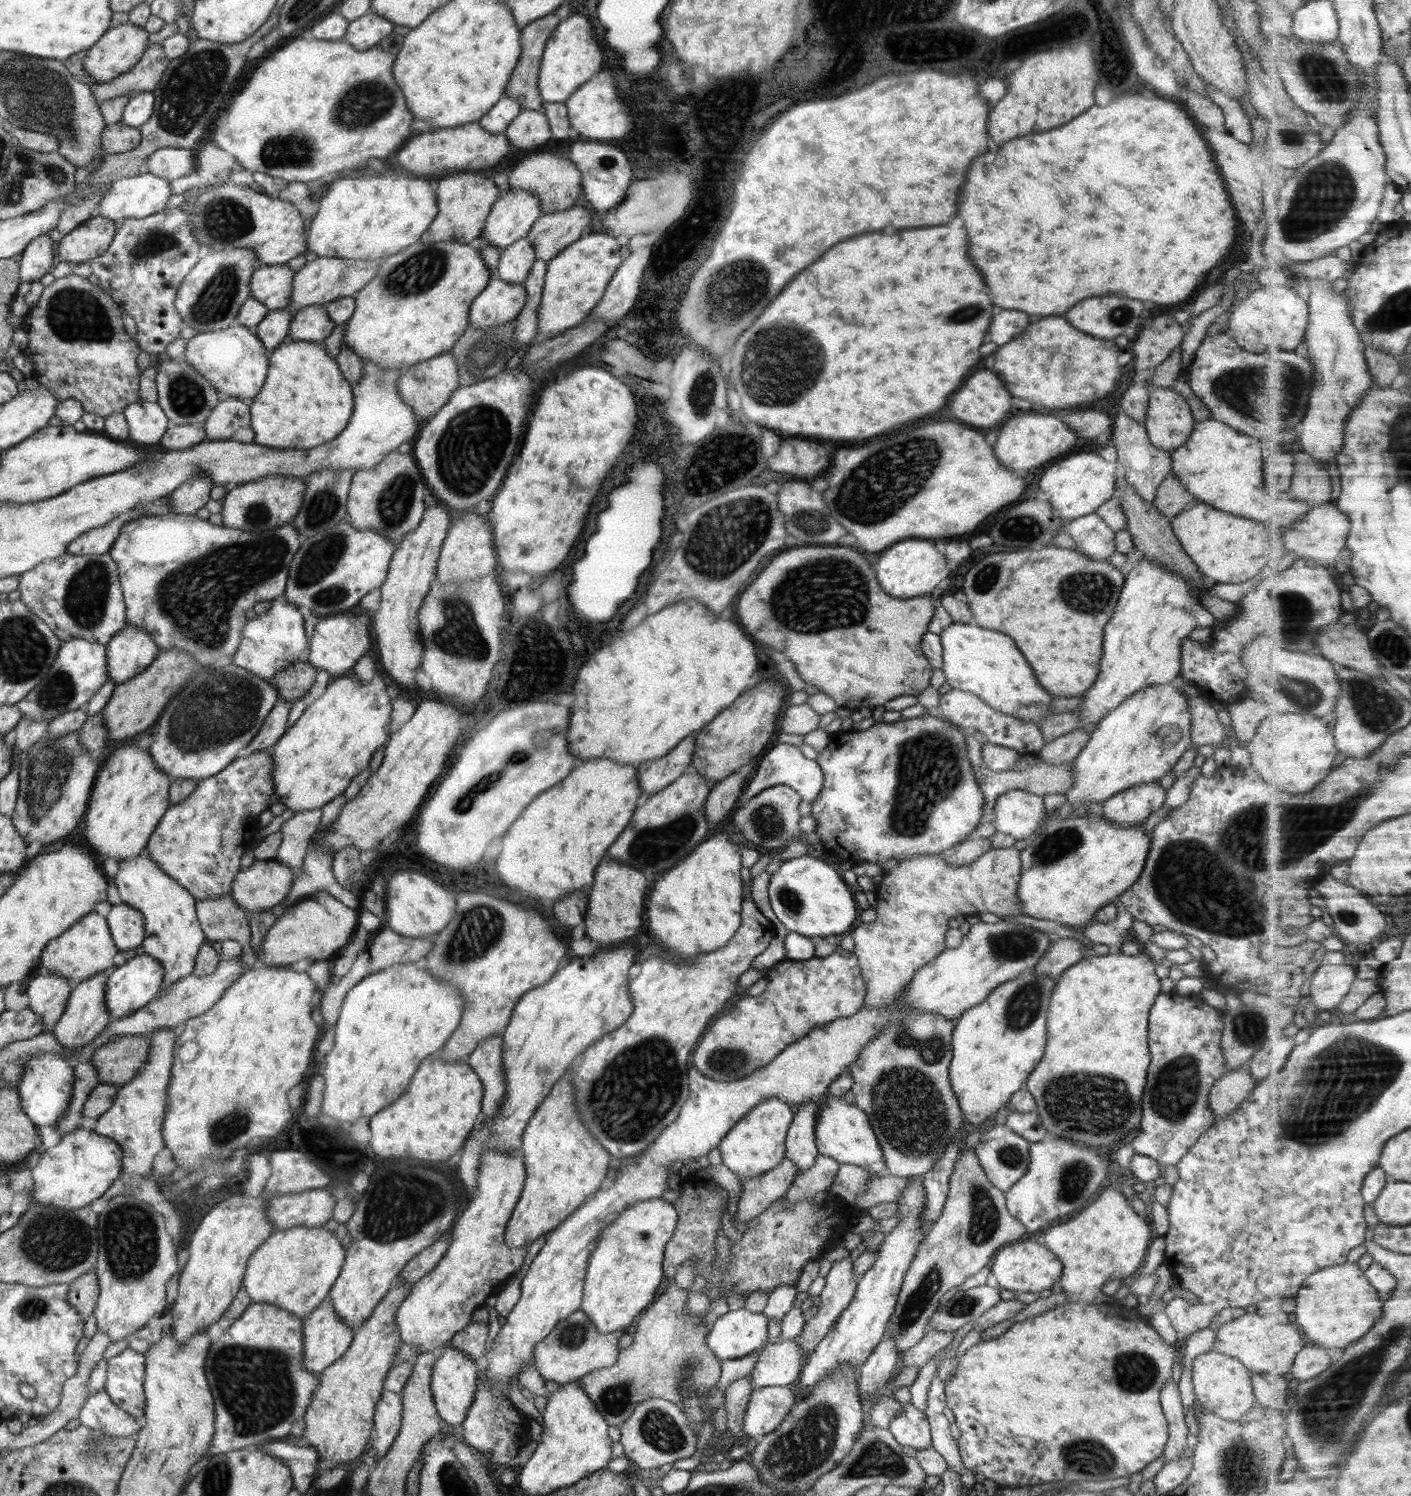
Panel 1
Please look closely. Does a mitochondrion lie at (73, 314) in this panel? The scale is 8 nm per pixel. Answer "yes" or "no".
yes

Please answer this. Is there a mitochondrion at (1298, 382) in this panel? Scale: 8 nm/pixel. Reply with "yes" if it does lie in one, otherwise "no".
yes

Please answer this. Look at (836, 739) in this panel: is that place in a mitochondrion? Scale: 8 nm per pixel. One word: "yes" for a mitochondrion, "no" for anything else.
no

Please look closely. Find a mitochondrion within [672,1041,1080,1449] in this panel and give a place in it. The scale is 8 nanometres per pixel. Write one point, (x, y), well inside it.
(918, 1300)

